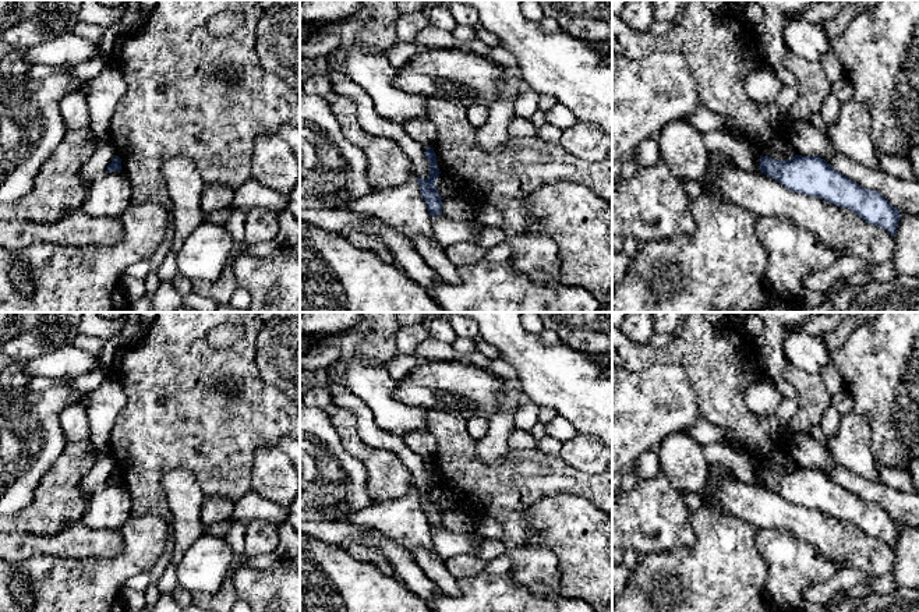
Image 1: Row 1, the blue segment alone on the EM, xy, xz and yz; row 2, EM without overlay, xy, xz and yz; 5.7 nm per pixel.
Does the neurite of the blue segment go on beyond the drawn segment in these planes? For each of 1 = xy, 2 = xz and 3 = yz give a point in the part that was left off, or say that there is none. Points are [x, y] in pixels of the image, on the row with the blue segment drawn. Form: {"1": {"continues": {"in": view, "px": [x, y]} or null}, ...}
{"1": {"continues": null}, "2": {"continues": null}, "3": {"continues": null}}

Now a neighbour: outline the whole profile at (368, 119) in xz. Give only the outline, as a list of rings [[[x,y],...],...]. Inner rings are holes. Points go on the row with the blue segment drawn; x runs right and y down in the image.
[[[326,56],[326,75],[331,78],[332,91],[339,93],[340,98],[347,98],[356,102],[357,118],[363,131],[374,137],[395,141],[410,159],[413,176],[418,178],[428,177],[430,162],[424,156],[425,148],[411,139],[406,134],[403,125],[381,118],[374,107],[372,99],[360,85],[344,74],[331,56]]]

